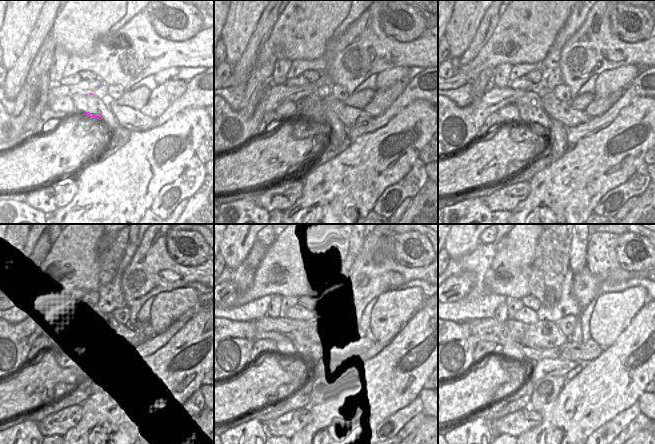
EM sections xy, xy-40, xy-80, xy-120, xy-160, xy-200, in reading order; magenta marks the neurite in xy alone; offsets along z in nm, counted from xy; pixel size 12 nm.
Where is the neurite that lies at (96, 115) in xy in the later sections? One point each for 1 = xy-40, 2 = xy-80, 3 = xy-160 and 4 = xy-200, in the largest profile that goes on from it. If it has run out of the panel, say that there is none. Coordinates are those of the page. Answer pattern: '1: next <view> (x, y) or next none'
1: next xy-40 (309, 107)
2: next xy-80 (531, 112)
3: next xy-160 (296, 332)
4: next xy-200 (509, 333)

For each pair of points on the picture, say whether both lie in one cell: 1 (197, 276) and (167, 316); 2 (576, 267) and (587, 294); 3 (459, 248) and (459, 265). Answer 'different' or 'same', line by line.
1: different
2: different
3: different

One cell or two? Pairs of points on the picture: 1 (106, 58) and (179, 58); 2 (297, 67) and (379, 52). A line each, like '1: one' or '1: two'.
1: one
2: one

